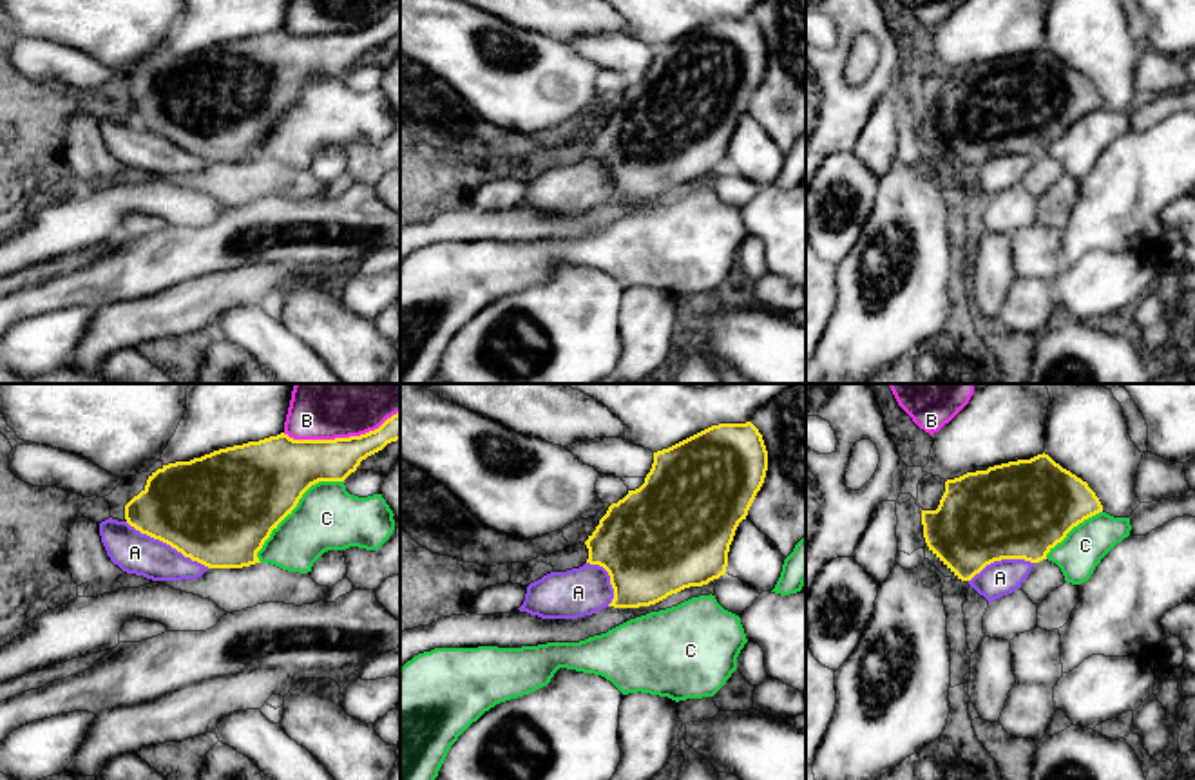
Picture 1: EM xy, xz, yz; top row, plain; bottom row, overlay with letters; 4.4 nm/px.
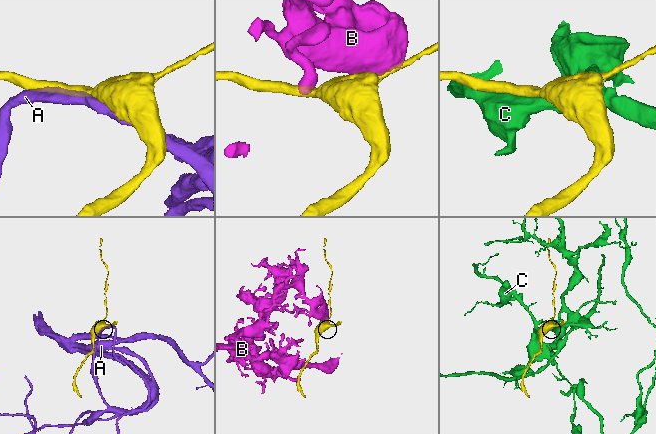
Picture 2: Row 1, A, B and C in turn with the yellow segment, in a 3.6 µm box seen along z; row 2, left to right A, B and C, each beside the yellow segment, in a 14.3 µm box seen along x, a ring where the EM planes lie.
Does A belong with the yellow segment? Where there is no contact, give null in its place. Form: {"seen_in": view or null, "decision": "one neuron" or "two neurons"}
{"seen_in": "xy", "decision": "one neuron"}

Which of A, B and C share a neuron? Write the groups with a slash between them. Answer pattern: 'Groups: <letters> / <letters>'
Groups: A / B / C

